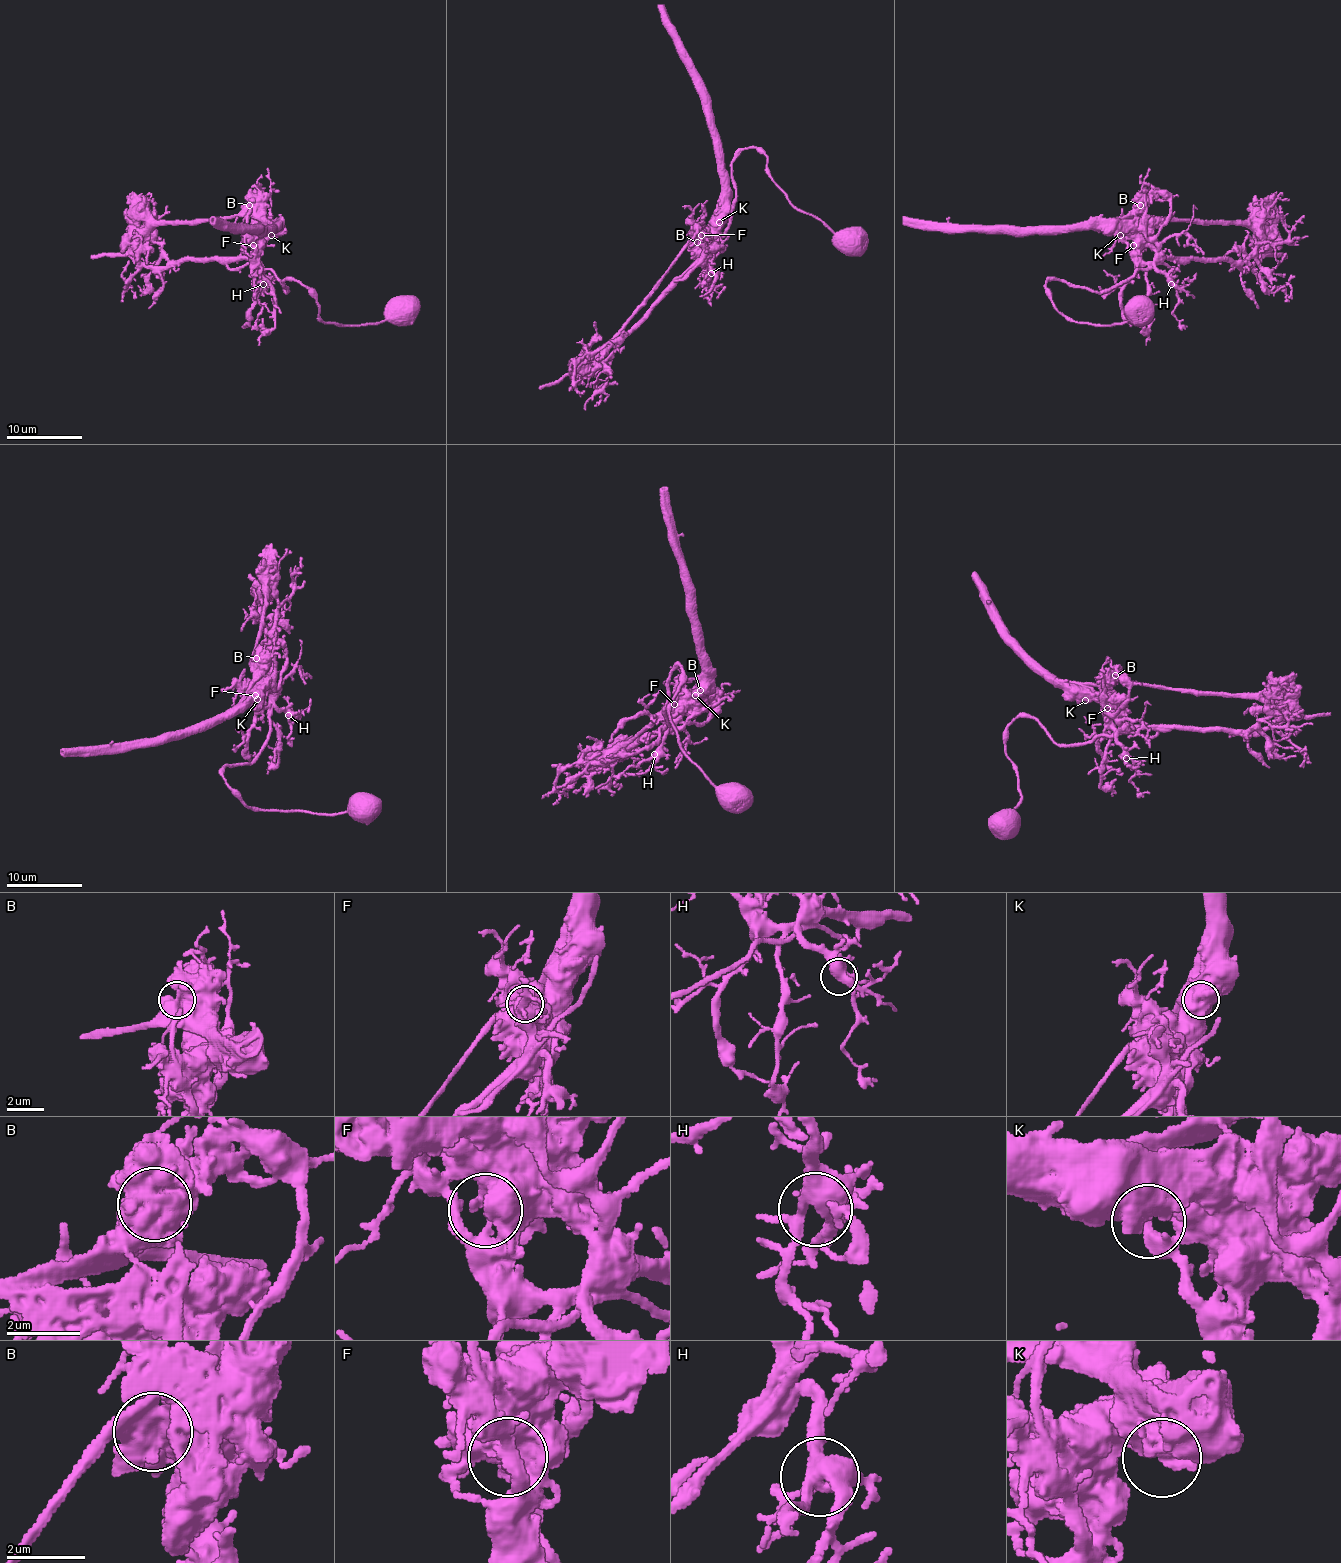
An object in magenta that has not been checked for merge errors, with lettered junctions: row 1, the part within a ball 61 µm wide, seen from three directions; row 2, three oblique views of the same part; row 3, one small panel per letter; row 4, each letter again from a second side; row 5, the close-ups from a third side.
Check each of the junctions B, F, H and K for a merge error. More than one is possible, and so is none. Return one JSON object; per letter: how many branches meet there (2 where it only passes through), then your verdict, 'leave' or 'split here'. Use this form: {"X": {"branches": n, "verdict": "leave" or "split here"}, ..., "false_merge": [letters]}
{"B": {"branches": 2, "verdict": "leave"}, "F": {"branches": 1, "verdict": "split here"}, "H": {"branches": 4, "verdict": "leave"}, "K": {"branches": 1, "verdict": "leave"}, "false_merge": ["F"]}

